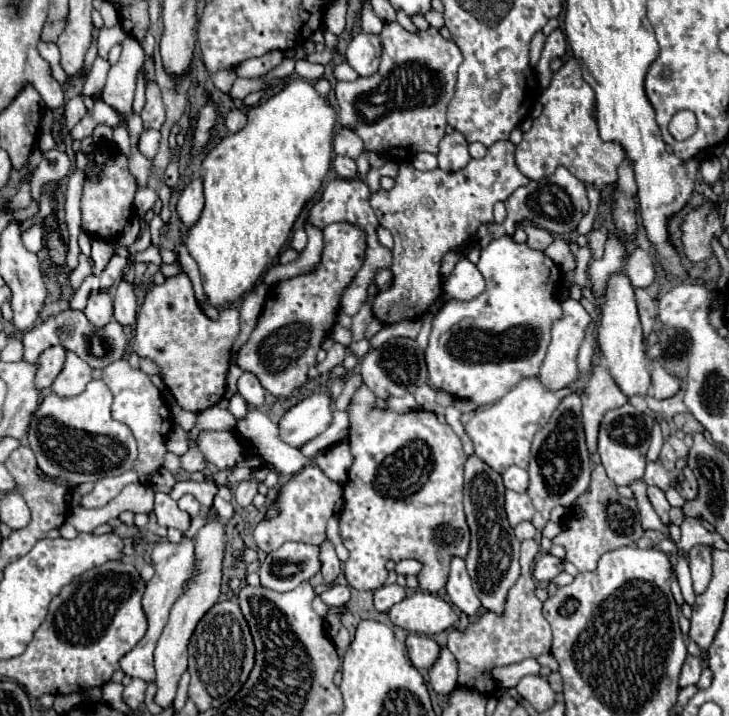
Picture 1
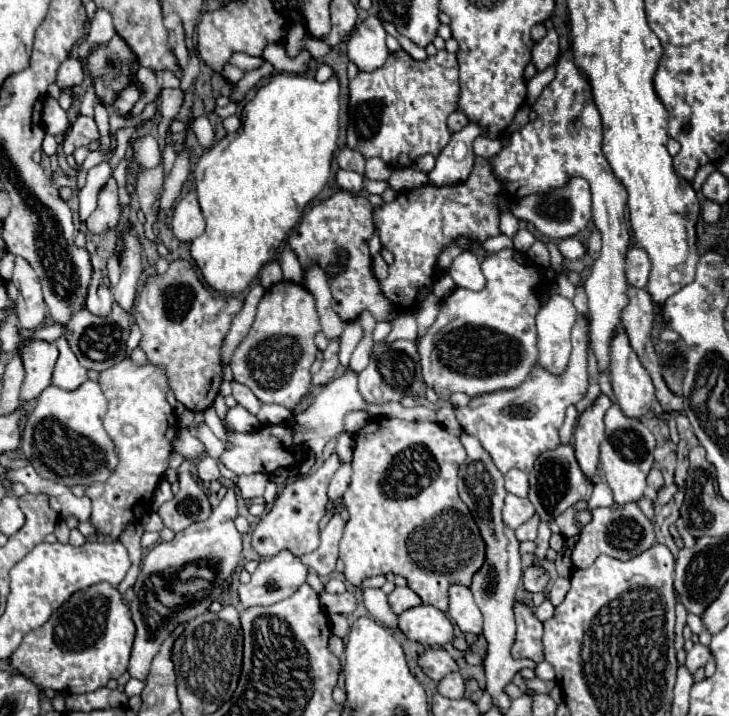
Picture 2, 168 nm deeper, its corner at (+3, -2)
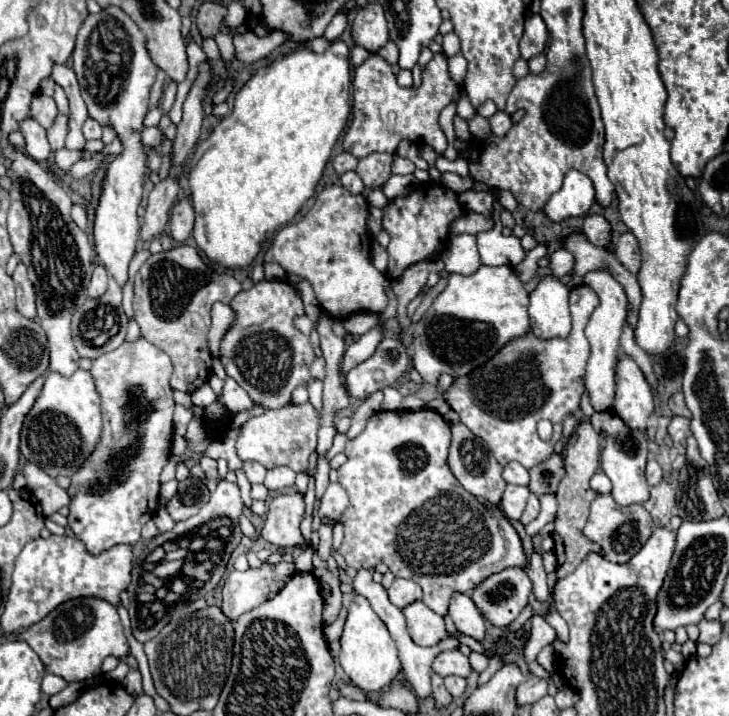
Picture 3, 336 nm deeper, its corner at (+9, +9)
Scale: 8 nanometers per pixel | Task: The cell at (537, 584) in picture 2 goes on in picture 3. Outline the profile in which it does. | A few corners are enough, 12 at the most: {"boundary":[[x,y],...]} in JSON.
{"boundary":[[507,568],[469,598],[489,624],[505,628],[527,606],[529,576]]}

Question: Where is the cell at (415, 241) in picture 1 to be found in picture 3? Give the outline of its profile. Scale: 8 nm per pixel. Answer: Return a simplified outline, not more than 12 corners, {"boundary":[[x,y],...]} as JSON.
{"boundary":[[423,184],[383,210],[389,278],[443,252],[457,194]]}

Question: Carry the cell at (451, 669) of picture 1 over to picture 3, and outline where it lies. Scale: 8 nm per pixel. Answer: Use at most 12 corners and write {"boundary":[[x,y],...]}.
{"boundary":[[447,676],[445,686],[453,698],[465,692],[465,678]]}

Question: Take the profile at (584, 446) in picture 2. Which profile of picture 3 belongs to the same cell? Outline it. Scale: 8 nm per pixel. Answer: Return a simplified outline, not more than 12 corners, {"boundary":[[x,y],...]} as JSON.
{"boundary":[[583,420],[565,444],[557,488],[557,578],[601,546],[583,536],[601,438]]}

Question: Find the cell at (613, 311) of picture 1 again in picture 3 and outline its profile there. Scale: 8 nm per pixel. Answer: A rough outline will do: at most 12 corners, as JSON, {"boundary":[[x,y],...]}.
{"boundary":[[635,360],[617,364],[613,408],[629,428],[647,428],[653,390]]}

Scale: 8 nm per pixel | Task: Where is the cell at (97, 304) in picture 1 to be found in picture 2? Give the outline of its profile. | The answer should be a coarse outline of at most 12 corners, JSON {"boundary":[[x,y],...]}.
{"boundary":[[101,283],[91,287],[87,309],[93,315],[109,315],[111,289]]}

